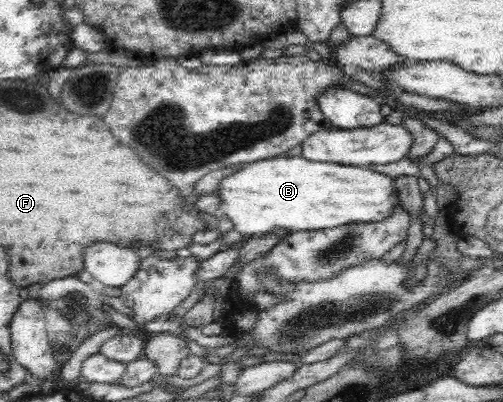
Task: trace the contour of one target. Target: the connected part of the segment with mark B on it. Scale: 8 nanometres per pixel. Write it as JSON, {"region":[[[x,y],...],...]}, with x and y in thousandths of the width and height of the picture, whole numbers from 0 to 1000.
{"region":[[[555,386],[479,410],[467,428],[445,438],[423,478],[435,490],[429,535],[451,542],[457,567],[477,577],[487,595],[547,570],[642,572],[694,552],[750,552],[765,542],[781,507],[791,502],[783,448],[763,433],[730,415],[618,403],[598,386]]]}

